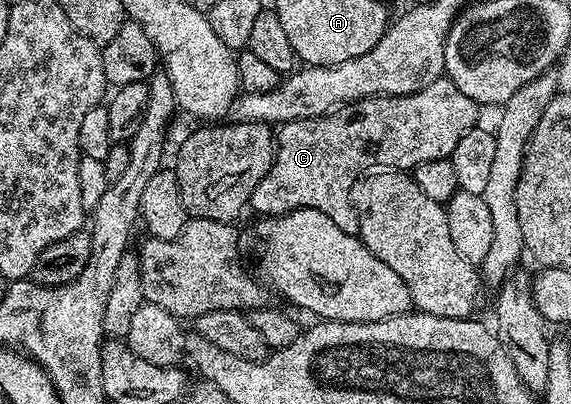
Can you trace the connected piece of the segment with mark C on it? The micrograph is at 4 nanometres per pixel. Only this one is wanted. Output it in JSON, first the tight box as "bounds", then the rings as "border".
{"bounds":[249,76,480,234],"border":[[[441,76],[430,81],[424,89],[418,89],[409,95],[366,97],[354,101],[352,105],[343,105],[334,113],[327,113],[323,117],[285,121],[278,126],[275,158],[265,179],[257,183],[249,202],[250,208],[255,208],[260,218],[280,217],[282,213],[292,213],[295,209],[316,209],[329,215],[329,219],[333,219],[341,231],[358,234],[359,220],[351,205],[351,189],[361,175],[376,167],[387,171],[411,171],[429,159],[450,157],[461,135],[476,128],[478,121],[475,120],[479,113],[480,106],[469,99],[469,95],[460,91],[446,76]]]}

